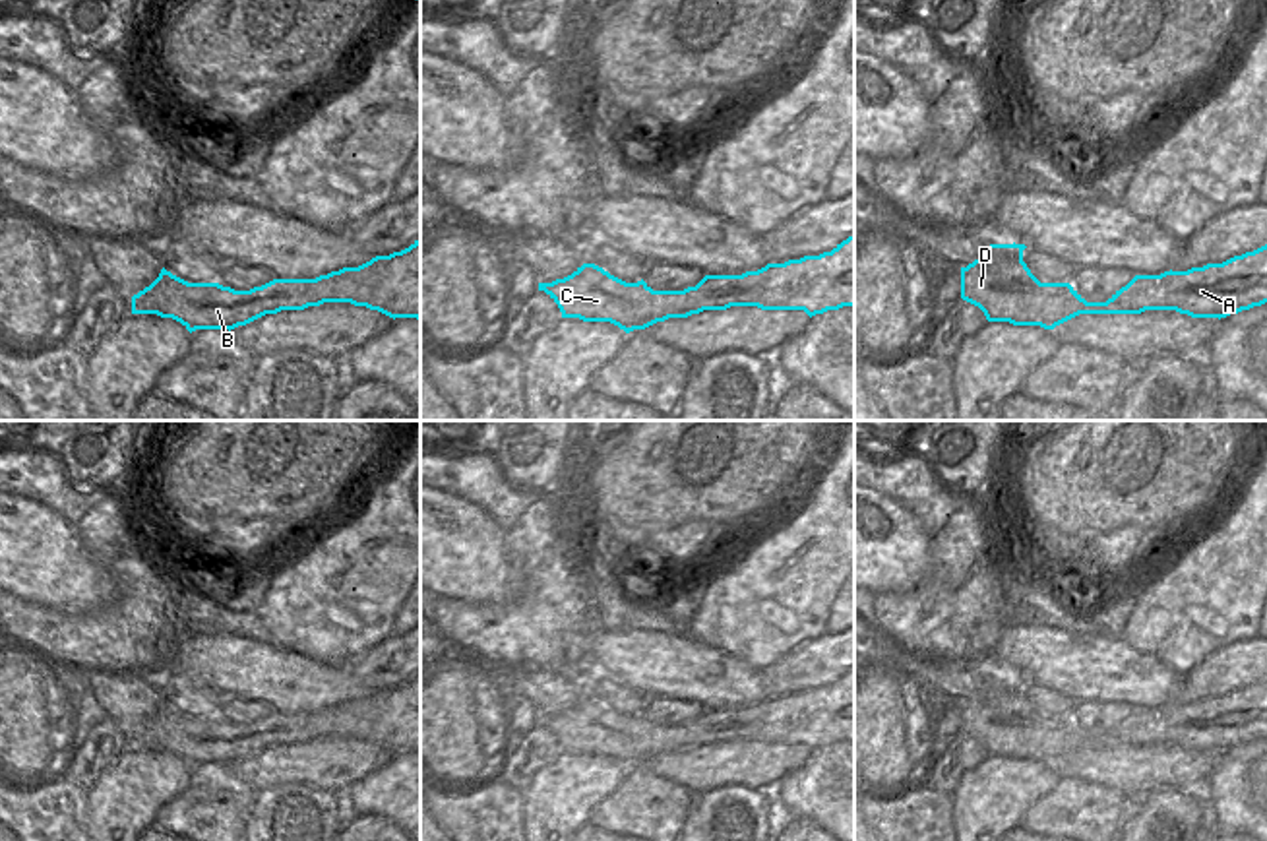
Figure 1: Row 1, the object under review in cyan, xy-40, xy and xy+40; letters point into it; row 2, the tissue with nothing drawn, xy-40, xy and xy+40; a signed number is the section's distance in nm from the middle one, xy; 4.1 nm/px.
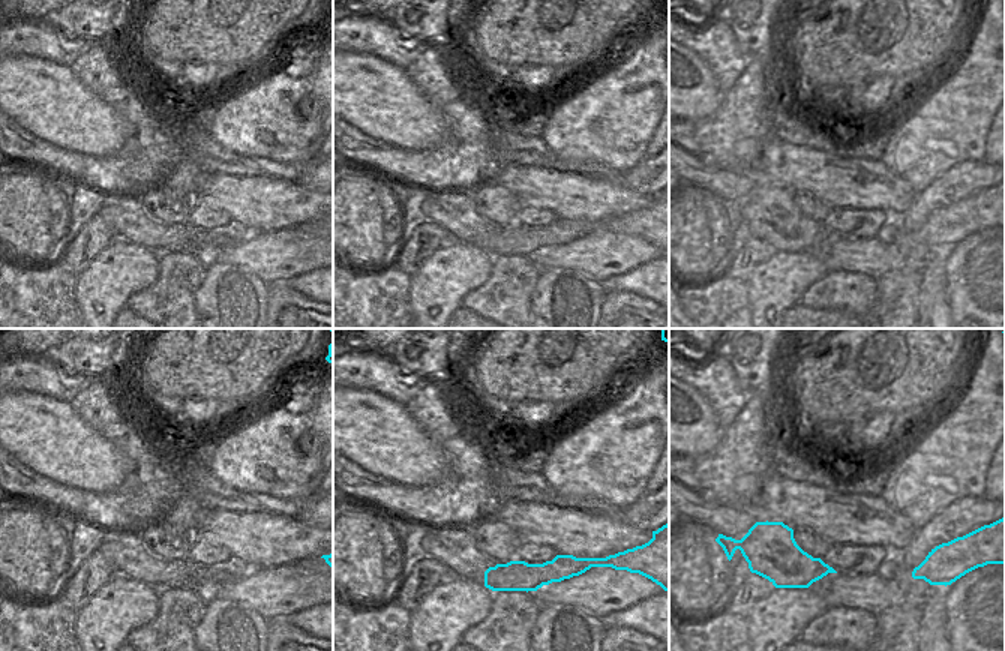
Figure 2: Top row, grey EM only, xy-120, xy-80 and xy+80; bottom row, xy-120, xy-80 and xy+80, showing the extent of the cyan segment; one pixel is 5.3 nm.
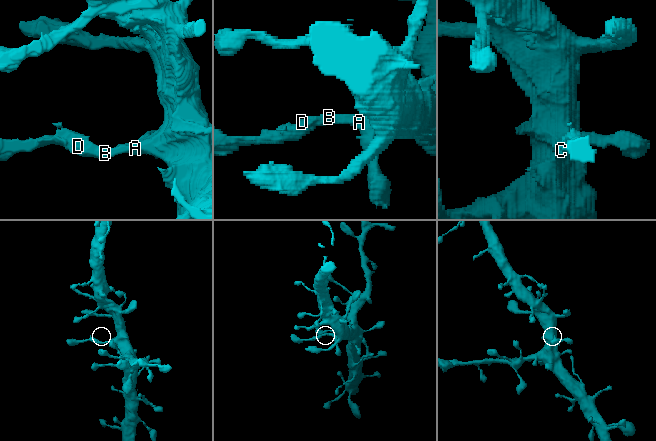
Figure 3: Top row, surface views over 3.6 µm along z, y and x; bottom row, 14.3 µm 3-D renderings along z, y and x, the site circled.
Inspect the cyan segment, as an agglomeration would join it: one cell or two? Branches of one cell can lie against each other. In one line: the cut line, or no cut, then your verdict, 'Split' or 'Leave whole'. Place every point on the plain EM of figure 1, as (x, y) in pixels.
No split. Leave whole

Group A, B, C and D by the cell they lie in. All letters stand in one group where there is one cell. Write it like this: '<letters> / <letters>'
A B C D

